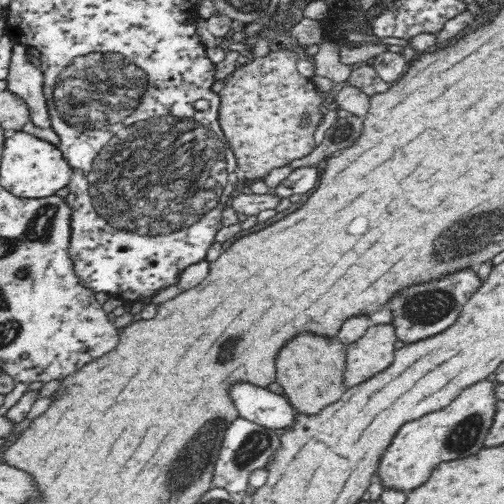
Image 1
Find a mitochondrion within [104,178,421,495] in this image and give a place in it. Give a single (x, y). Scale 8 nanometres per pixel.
(256, 445)

